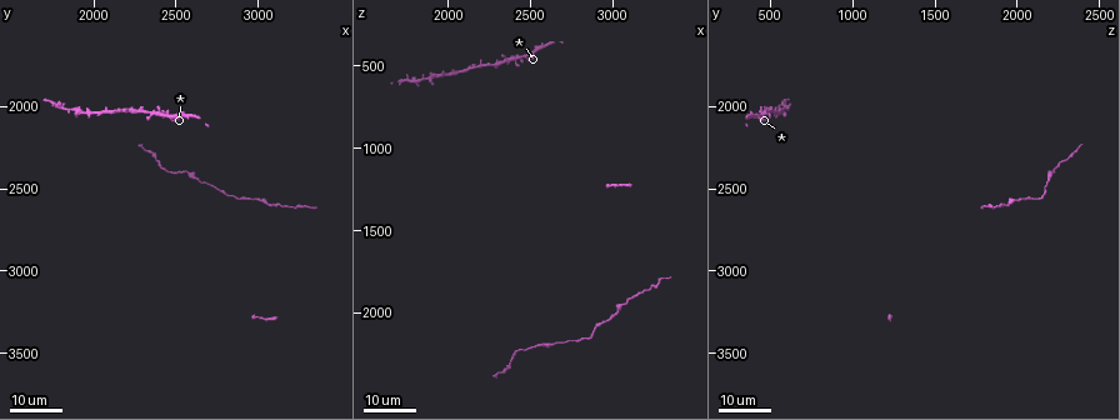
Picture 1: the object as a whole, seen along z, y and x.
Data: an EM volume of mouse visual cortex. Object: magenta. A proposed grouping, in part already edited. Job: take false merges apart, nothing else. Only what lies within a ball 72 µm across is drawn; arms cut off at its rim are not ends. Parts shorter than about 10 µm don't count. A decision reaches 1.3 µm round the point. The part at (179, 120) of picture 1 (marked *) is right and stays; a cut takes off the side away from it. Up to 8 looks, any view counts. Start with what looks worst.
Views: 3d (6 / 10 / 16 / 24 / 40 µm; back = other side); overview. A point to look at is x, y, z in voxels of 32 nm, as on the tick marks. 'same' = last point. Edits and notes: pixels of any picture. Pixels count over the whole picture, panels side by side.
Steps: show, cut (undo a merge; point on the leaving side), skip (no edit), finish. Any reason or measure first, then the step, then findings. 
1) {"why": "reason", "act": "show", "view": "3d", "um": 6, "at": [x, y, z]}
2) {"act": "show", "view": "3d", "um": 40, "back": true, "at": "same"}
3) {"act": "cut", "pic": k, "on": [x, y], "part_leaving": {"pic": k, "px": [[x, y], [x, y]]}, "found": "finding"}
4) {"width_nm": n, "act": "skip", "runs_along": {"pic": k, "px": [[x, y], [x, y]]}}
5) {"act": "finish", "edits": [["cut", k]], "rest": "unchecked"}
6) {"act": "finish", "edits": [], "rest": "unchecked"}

{"why": "sudden change in width", "act": "show", "view": "3d", "um": 16, "at": [3080, 2600, 1940]}

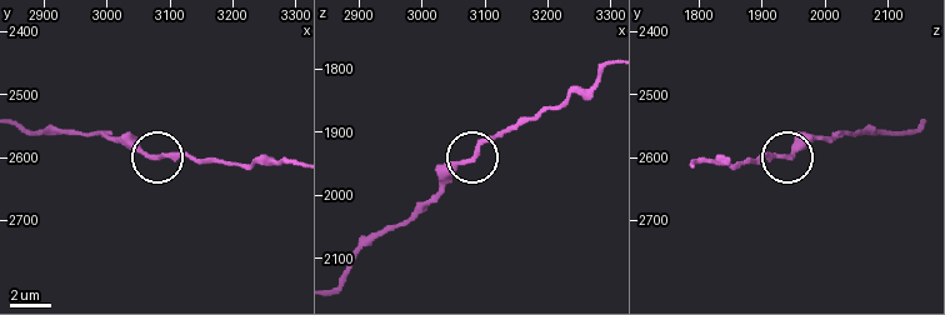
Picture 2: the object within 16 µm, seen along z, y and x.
{"act": "show", "view": "3d", "um": 10, "at": [3075, 2600, 1950]}

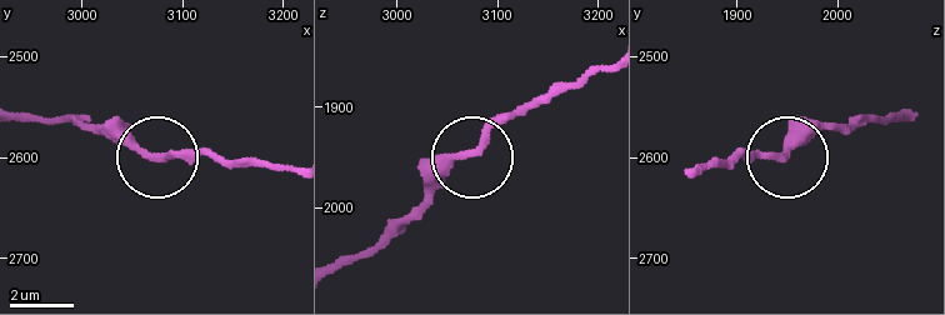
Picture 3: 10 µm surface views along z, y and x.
{"act": "skip", "found": "one neuron here"}

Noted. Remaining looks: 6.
{"why": "sudden change in width", "act": "show", "view": "3d", "um": 24, "at": [2580, 2400, 2200]}

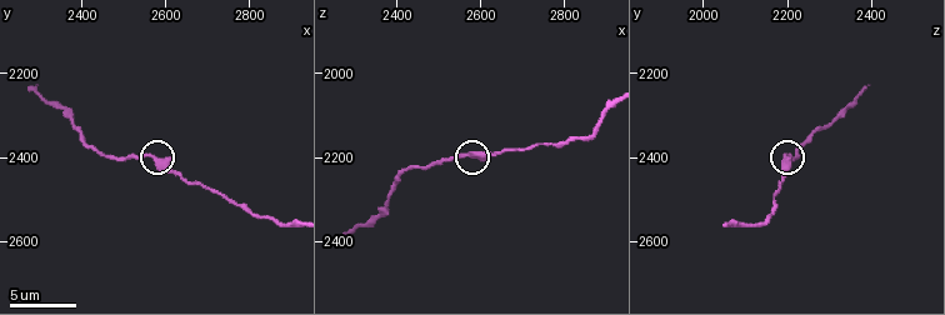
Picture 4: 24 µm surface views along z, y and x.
{"act": "show", "view": "3d", "um": 10, "at": [2570, 2400, 2190]}

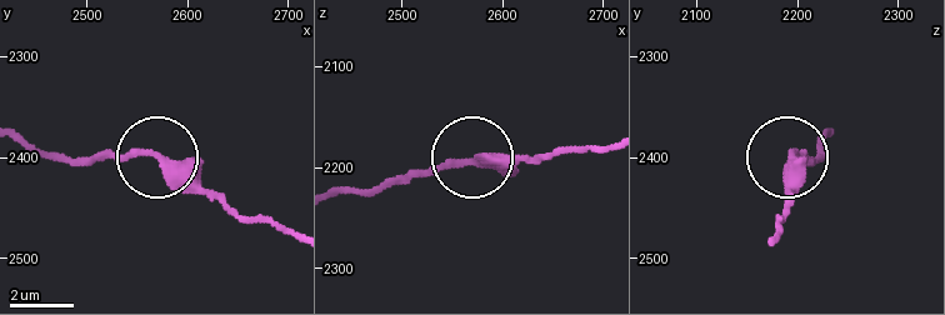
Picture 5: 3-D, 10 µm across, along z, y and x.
{"act": "skip", "runs_along": {"pic": 5, "px": [[290, 234], [241, 221], [145, 154], [83, 159]]}, "found": "one neuron here"}

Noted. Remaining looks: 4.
{"why": "calibre changes", "act": "show", "view": "3d", "um": 10, "at": [2885, 2565, 2095]}

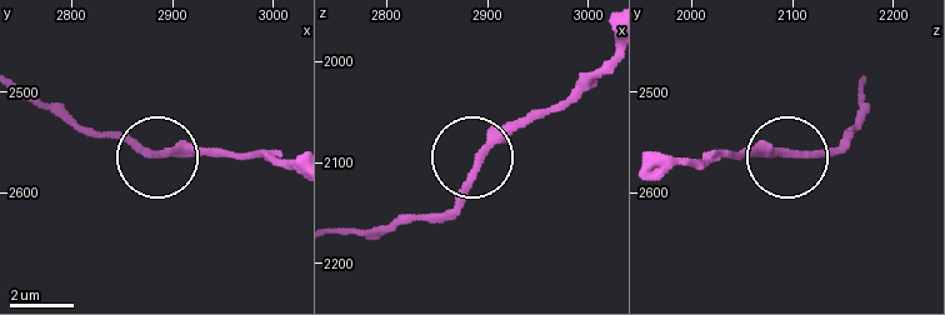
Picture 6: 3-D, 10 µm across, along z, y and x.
{"width_nm": 250, "act": "skip", "found": "all the same neuron"}

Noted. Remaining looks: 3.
{"why": "calibre changes", "act": "show", "view": "3d", "um": 16, "at": [2415, 2380, 2230]}

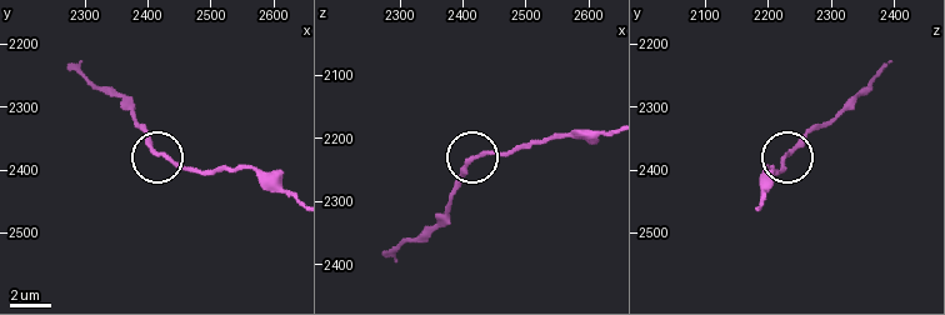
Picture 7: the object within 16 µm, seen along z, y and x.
{"act": "skip", "runs_along": {"pic": 7, "px": [[608, 131], [573, 131], [476, 155], [453, 190]]}, "found": "all the same neuron"}

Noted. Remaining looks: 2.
{"act": "finish", "edits": [], "rest": "unchecked"}

